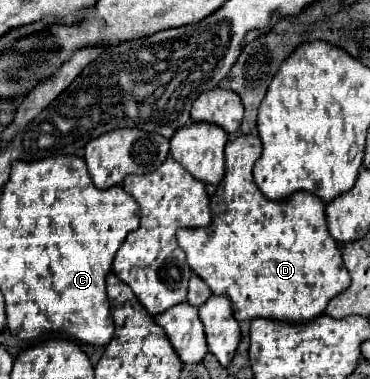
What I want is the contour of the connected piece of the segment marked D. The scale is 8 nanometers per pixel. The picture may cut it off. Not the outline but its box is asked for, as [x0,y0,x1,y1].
[176,135,350,323]

